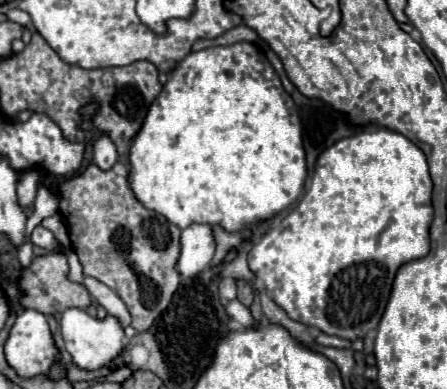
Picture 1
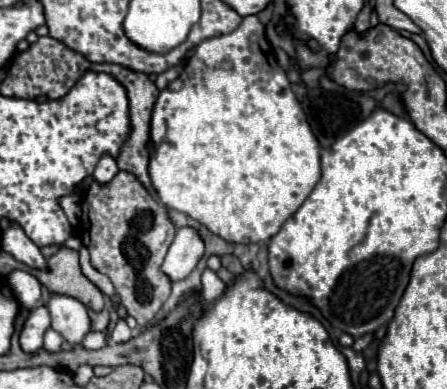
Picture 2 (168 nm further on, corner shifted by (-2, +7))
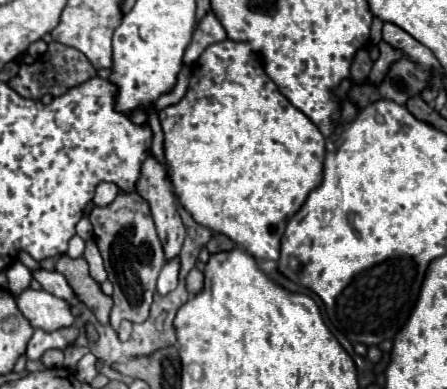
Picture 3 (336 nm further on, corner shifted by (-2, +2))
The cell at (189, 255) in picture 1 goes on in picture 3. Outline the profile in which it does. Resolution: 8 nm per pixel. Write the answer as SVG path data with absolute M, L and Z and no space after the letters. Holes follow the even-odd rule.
M179 258L169 260L169 262L163 266L163 270L161 270L161 274L159 274L159 282L157 282L157 292L159 292L161 296L169 294L171 290L175 290L177 280L179 280Z

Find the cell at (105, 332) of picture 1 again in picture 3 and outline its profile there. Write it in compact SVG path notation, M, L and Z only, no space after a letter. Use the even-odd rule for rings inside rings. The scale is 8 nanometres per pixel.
M27 288L15 296L15 302L21 314L31 322L33 328L57 330L63 326L71 326L75 322L75 316L71 314L69 304L61 298L55 298L47 290Z

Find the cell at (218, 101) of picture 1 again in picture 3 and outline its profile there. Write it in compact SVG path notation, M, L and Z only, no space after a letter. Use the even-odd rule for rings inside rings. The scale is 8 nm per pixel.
M223 40L223 42L217 42L217 44L211 44L201 54L201 64L197 64L193 68L189 90L183 96L183 100L175 106L165 108L159 114L159 120L161 120L161 128L165 132L165 160L167 160L169 180L173 182L175 196L179 198L183 208L195 218L195 222L199 222L201 226L205 226L213 232L221 232L221 234L229 236L233 242L237 242L241 248L245 248L251 256L255 256L259 260L277 260L279 258L279 244L281 244L281 236L285 232L287 220L303 206L309 192L321 184L321 178L323 178L321 158L325 158L325 138L319 132L319 128L279 92L275 82L265 74L261 58L249 48L247 42Z

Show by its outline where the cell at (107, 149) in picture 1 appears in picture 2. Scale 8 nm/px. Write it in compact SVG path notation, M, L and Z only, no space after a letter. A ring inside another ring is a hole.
M105 153L105 155L101 157L101 161L97 163L93 177L95 177L95 181L99 181L99 183L107 183L107 181L111 181L111 179L115 177L117 171L119 171L119 167L117 167L115 159L113 159L109 153Z

